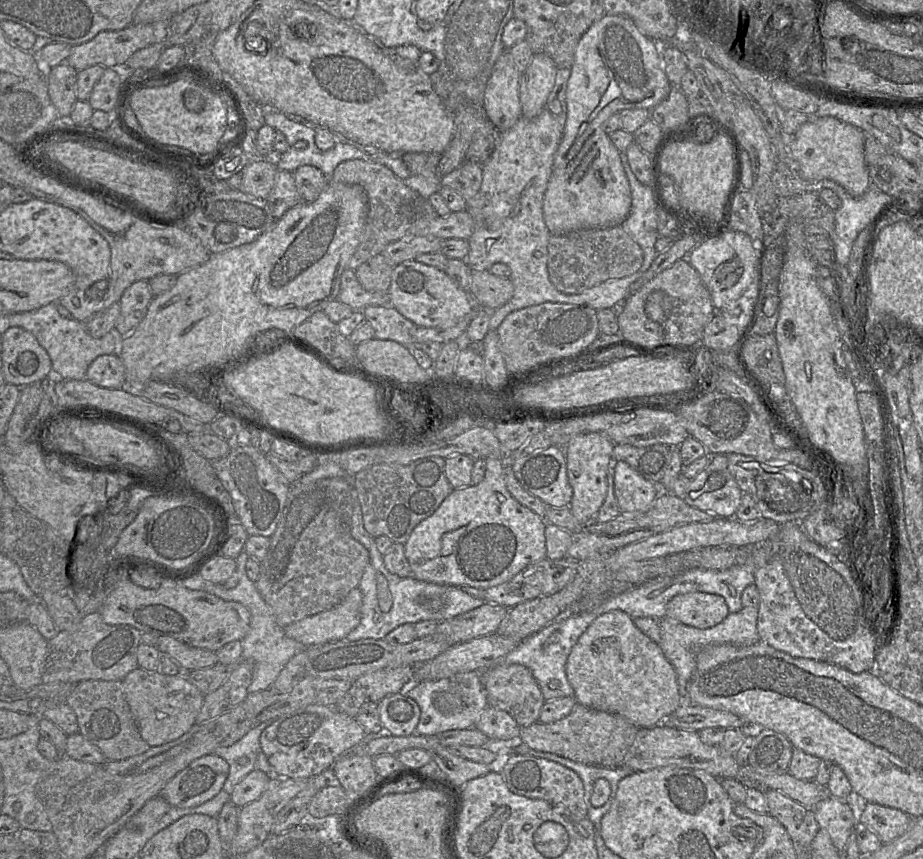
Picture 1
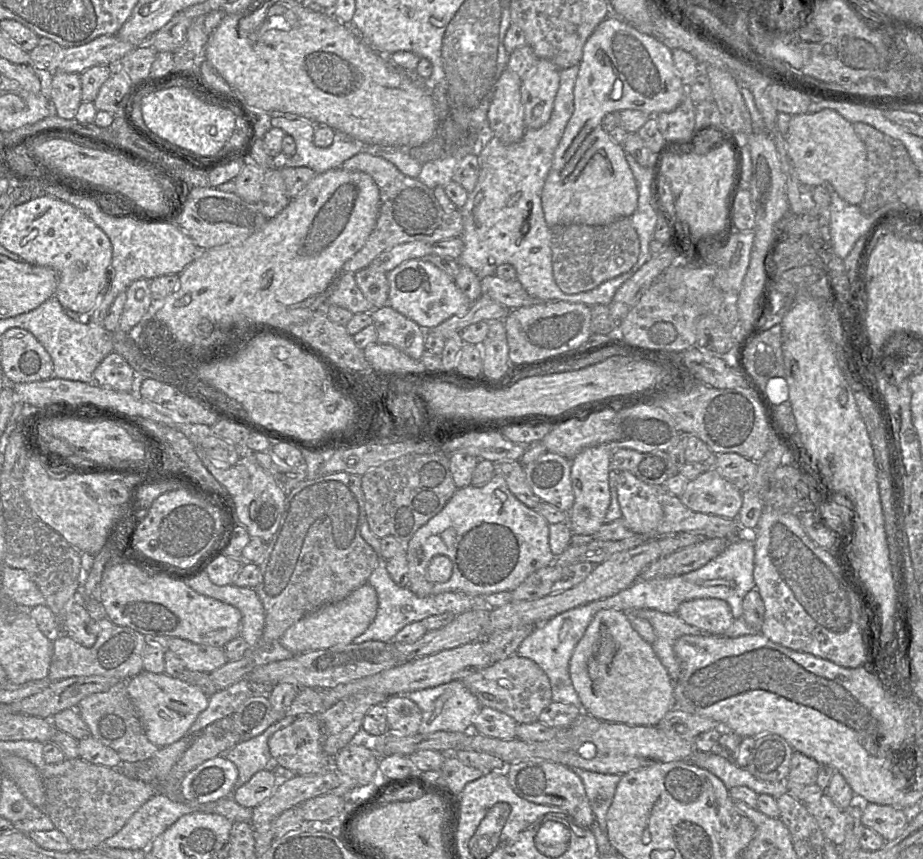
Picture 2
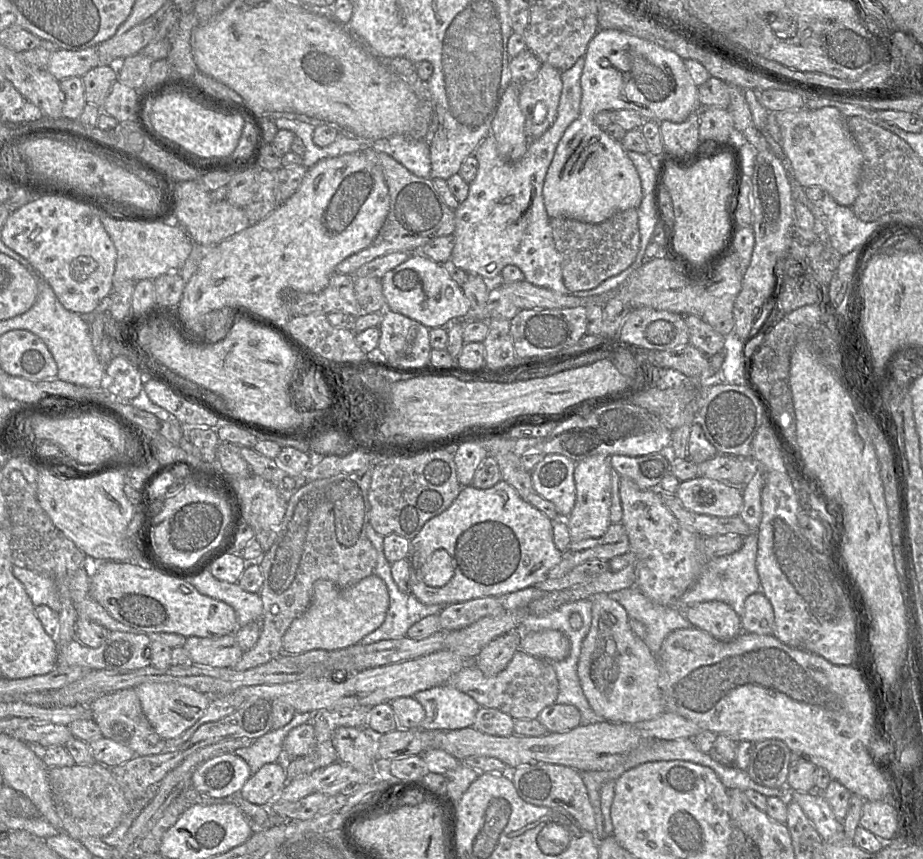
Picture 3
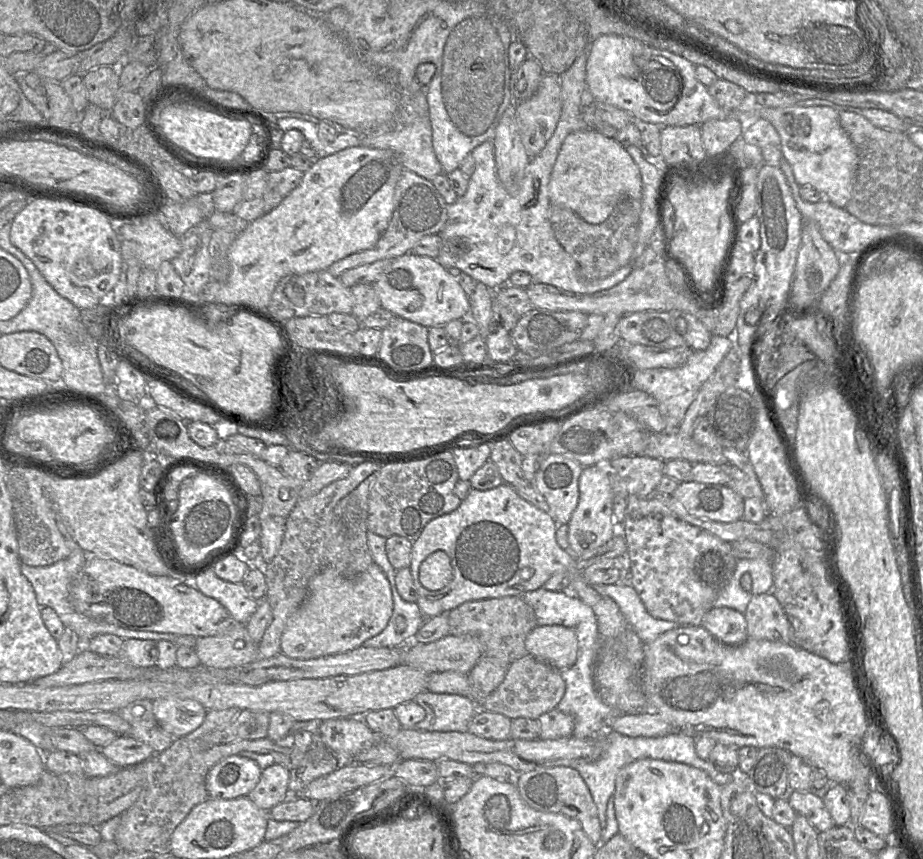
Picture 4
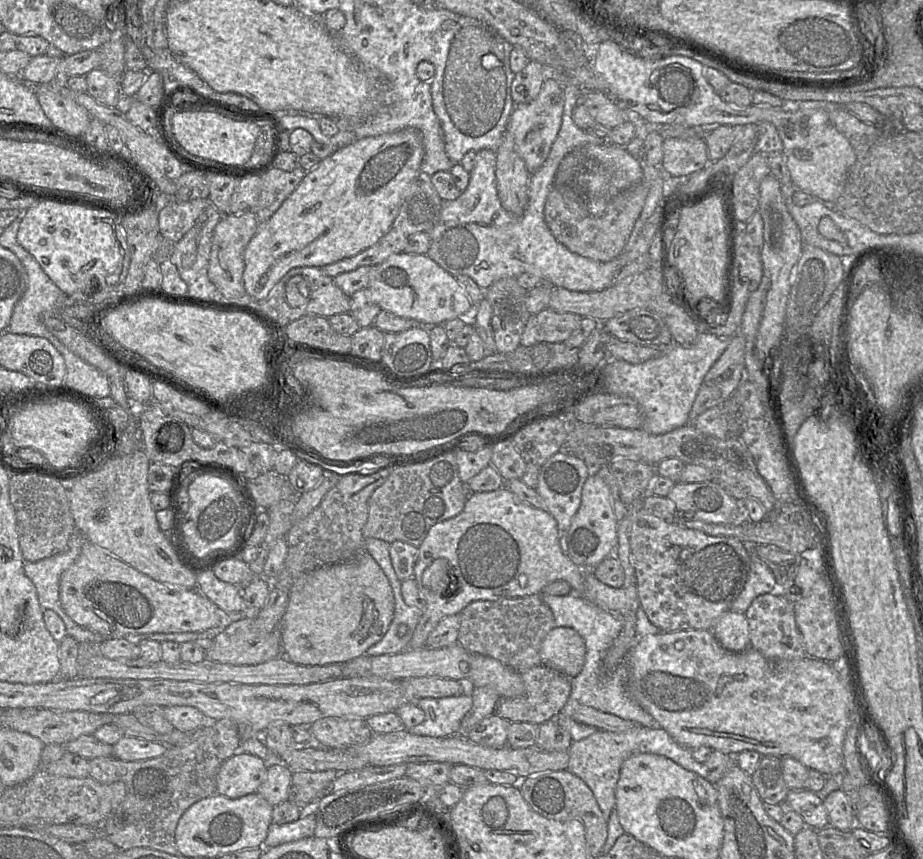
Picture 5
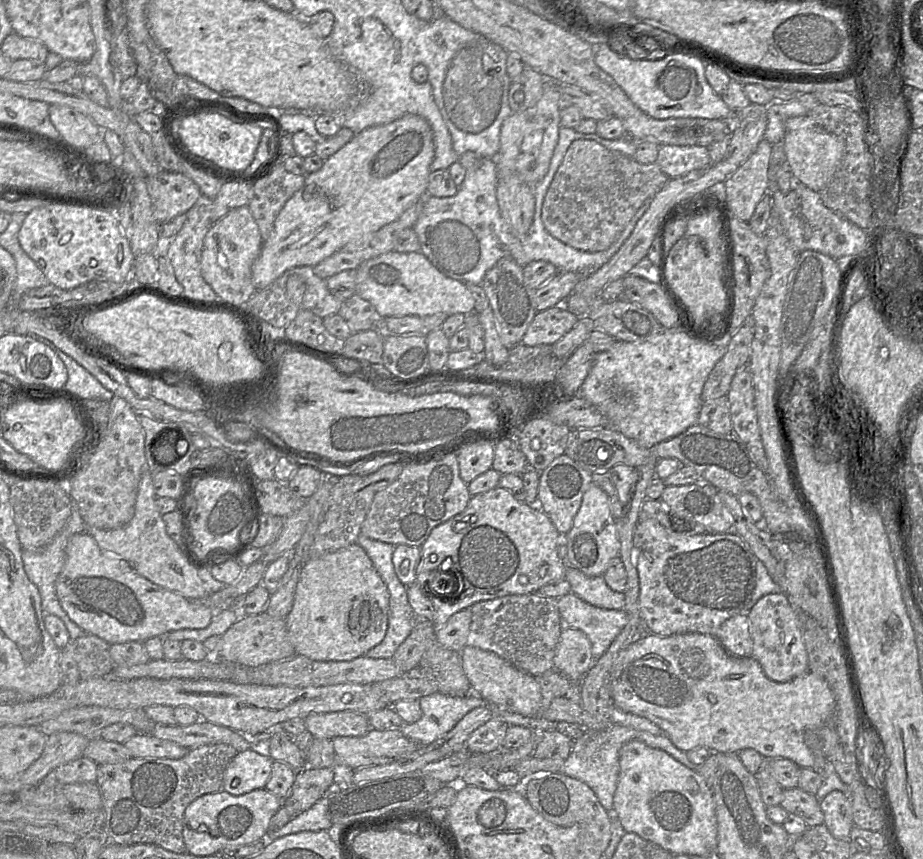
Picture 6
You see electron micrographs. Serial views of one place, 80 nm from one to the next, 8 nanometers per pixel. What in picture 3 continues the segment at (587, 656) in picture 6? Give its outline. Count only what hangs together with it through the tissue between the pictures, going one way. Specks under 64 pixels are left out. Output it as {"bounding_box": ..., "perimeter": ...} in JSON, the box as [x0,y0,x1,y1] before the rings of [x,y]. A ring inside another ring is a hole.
{"bounding_box":[520,630,570,662],"perimeter":[[[544,630],[523,635],[520,649],[528,655],[554,662],[569,655],[570,642],[560,631]]]}

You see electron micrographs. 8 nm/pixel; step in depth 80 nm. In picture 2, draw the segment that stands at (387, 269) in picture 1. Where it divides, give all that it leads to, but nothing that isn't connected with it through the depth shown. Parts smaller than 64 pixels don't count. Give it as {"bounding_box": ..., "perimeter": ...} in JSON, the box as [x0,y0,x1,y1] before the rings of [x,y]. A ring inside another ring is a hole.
{"bounding_box":[355,267,389,308],"perimeter":[[[366,267],[355,273],[357,286],[374,308],[388,305],[389,282],[387,273]]]}

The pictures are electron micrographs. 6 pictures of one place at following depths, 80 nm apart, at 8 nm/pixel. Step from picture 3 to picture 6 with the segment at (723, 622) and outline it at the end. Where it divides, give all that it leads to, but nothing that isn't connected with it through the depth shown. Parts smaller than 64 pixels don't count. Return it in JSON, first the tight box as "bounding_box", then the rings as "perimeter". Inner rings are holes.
{"bounding_box":[715,614,753,657],"perimeter":[[[739,614],[726,620],[715,637],[732,656],[750,657],[752,655],[753,641],[746,615]]]}

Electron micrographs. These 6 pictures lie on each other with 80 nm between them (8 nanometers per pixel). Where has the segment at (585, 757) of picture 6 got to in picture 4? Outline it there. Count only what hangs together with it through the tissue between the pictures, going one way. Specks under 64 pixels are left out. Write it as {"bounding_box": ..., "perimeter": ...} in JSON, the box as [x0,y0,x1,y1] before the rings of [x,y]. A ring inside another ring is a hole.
{"bounding_box":[576,730,733,829],"perimeter":[[[607,730],[593,741],[594,752],[592,760],[586,763],[579,763],[576,770],[589,788],[598,810],[602,829],[606,826],[607,804],[608,800],[614,795],[616,777],[624,766],[636,760],[650,758],[690,765],[704,771],[720,787],[725,786],[733,779],[732,773],[720,772],[709,760],[699,758],[695,752],[695,738],[679,731],[672,731],[660,737],[629,737]]]}

